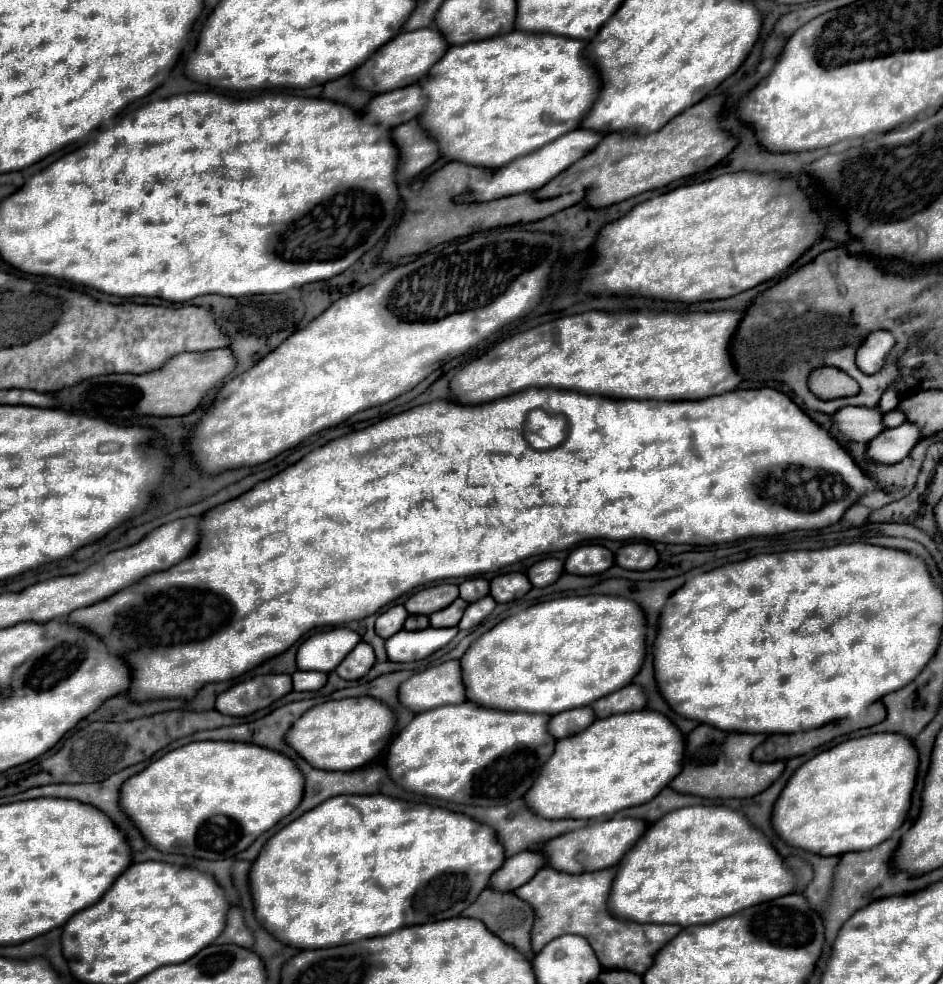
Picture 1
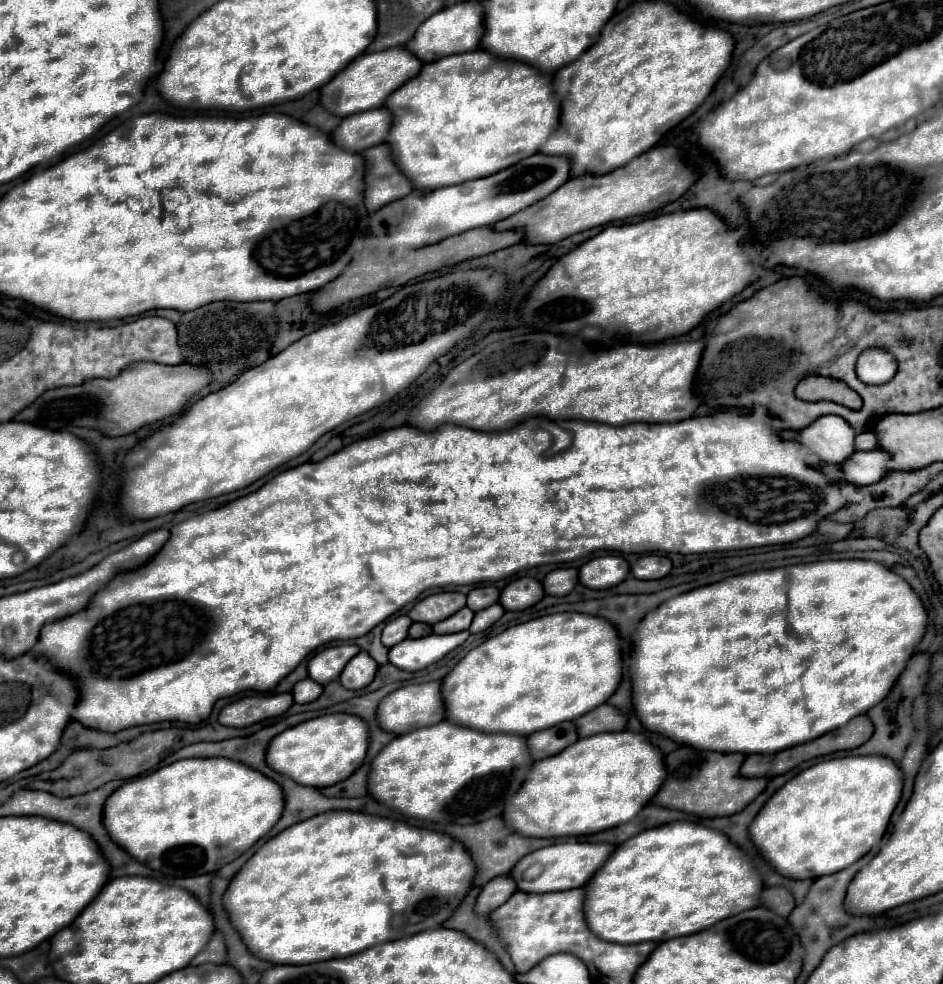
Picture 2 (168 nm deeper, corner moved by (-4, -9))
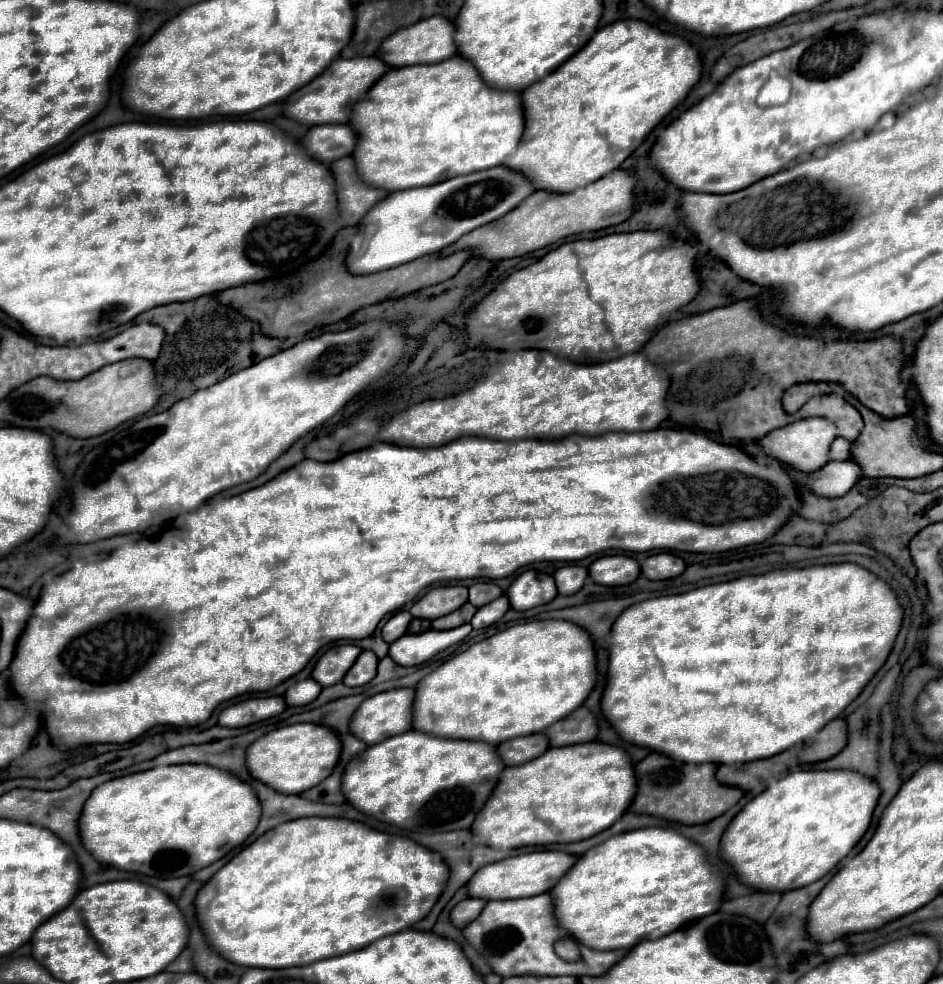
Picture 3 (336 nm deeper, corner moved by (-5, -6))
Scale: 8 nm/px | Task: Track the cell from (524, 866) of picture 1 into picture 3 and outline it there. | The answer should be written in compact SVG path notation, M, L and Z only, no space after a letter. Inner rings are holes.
M479 898L461 900L461 902L455 904L453 910L449 912L449 920L451 920L453 926L465 928L471 920L475 920L475 916L479 916L479 912L483 910L483 906L485 906L485 900L479 900Z

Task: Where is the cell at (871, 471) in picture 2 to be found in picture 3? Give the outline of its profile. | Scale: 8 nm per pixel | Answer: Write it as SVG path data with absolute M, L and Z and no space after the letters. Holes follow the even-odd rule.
M853 460L845 462L827 462L819 472L807 476L805 486L823 498L839 498L851 490L851 486L859 480L861 468Z

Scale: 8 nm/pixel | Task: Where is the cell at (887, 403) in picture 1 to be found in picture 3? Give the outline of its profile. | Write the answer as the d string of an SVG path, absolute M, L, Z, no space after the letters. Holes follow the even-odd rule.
M807 418L807 420L799 420L795 424L769 432L757 444L763 448L767 456L771 456L773 460L781 464L787 464L799 472L815 472L829 462L827 454L833 440L835 440L835 428L827 418Z

